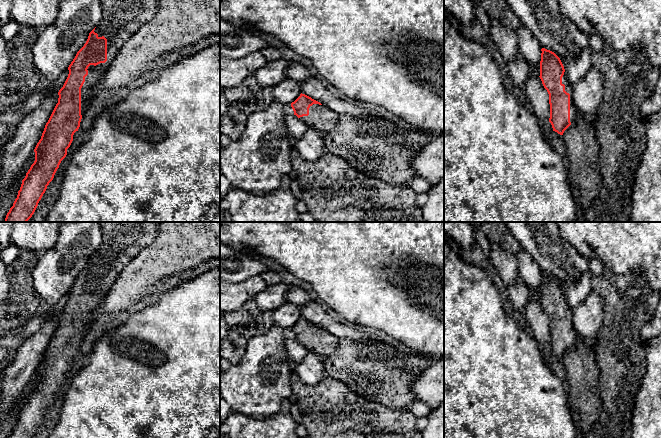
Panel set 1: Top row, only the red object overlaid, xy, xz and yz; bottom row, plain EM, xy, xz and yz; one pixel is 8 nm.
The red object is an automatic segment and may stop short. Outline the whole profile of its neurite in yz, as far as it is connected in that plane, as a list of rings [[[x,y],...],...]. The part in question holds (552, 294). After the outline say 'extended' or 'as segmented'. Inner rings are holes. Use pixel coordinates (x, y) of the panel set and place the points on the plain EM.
[[[541,273],[540,303],[549,318],[550,342],[553,355],[563,359],[577,339],[572,322],[572,309],[566,301],[568,287],[562,287],[552,275]]]; extended

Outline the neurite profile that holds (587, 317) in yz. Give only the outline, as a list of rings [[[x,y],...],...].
[[[593,290],[583,302],[572,309],[572,322],[576,335],[589,347],[595,344],[603,322],[603,314],[603,299]]]

